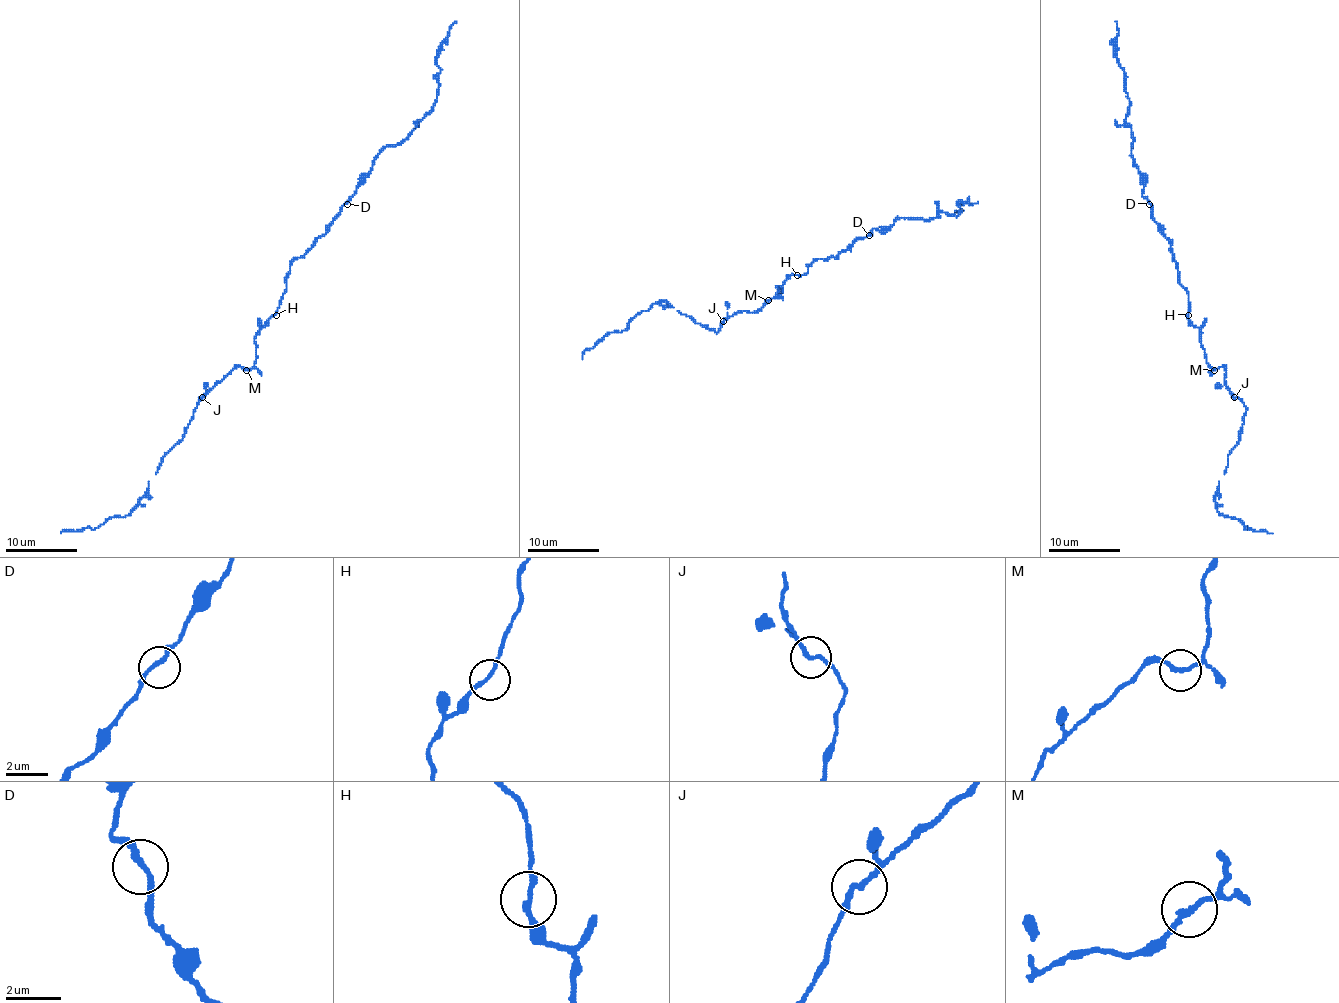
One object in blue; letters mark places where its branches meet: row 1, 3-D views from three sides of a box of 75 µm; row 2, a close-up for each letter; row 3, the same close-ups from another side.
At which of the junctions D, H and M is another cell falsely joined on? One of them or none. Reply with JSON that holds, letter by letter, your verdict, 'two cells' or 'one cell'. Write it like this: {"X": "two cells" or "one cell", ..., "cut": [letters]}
{"D": "one cell", "H": "one cell", "M": "one cell", "cut": []}

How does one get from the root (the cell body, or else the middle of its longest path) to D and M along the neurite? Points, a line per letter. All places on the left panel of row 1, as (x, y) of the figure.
D: (276, 313), (286, 288), (290, 265), (326, 232), (326, 227), (347, 204)
M: (276, 313), (258, 331), (254, 340), (256, 363), (247, 370)

